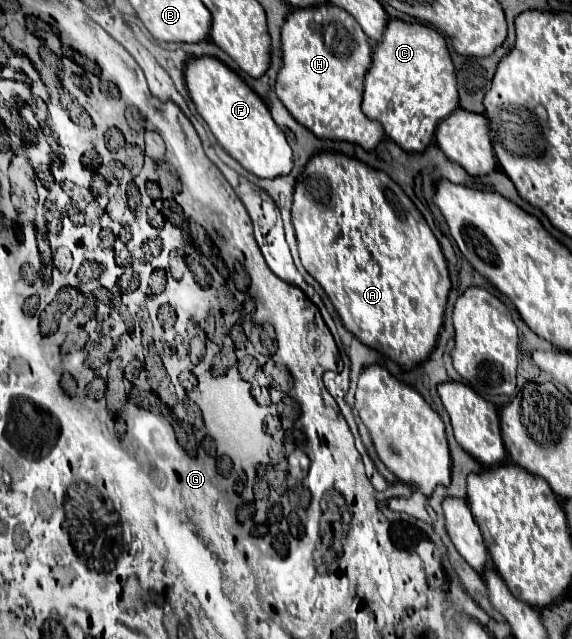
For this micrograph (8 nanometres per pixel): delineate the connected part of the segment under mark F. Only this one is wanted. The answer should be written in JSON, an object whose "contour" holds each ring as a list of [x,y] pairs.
{"contour":[[[192,57],[186,65],[186,87],[216,141],[244,169],[266,179],[274,179],[290,171],[292,149],[284,133],[278,129],[278,125],[274,125],[264,101],[232,69],[228,69],[216,57]]]}

